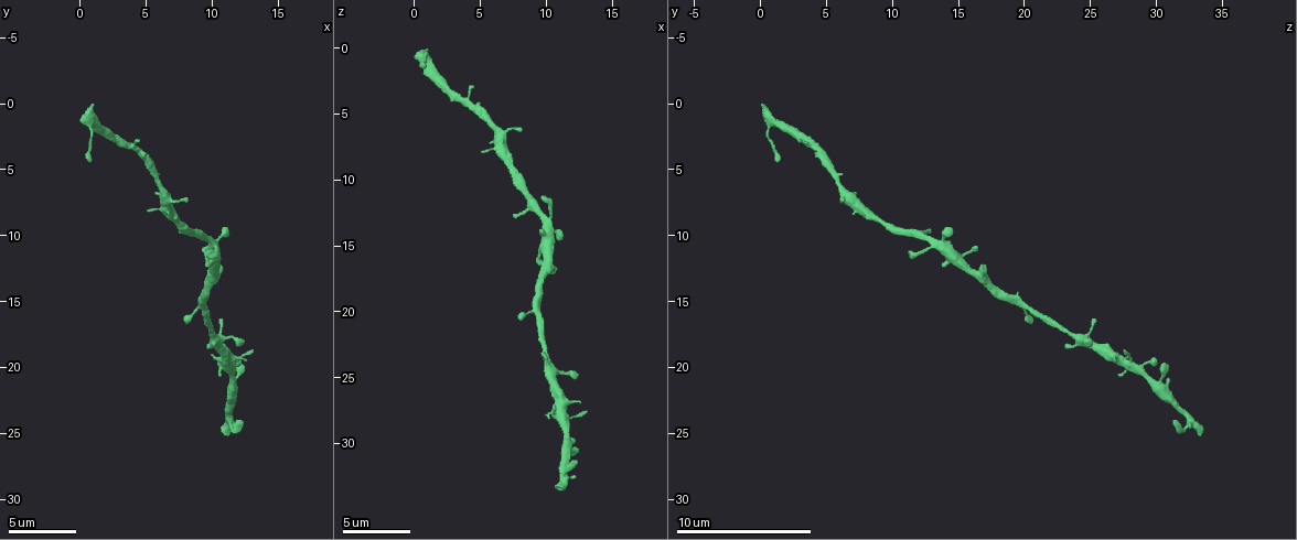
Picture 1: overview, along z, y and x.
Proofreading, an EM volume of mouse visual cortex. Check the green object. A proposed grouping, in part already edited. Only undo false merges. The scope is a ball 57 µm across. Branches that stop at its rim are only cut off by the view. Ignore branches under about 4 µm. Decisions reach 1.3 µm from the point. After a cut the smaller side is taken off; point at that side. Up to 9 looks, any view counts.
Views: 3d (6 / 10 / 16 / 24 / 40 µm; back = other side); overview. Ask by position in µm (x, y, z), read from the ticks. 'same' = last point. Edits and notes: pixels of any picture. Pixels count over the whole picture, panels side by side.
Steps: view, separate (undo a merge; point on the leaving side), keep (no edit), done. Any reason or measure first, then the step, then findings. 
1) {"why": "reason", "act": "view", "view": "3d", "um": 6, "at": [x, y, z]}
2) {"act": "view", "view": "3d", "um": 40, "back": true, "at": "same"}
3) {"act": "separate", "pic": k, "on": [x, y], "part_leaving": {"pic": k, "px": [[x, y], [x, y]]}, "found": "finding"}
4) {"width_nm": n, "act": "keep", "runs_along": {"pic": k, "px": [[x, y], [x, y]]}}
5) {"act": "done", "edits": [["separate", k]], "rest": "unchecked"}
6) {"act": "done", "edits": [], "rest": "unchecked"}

{"why": "a narrow waist", "act": "view", "view": "3d", "um": 6, "at": [11.4, 21.2, 29.4]}

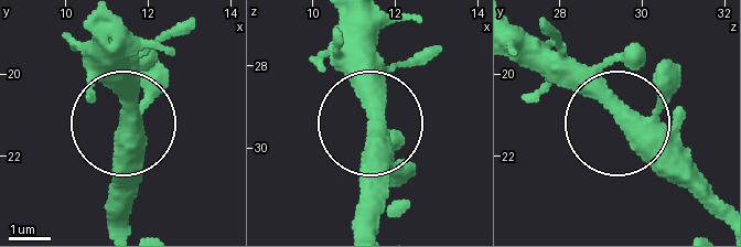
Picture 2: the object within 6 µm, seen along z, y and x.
{"act": "keep", "found": "one neuron here"}

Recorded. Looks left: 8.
{"why": "thick turns thin", "act": "view", "view": "3d", "um": 16, "at": [10.4, 17.6, 24.2]}

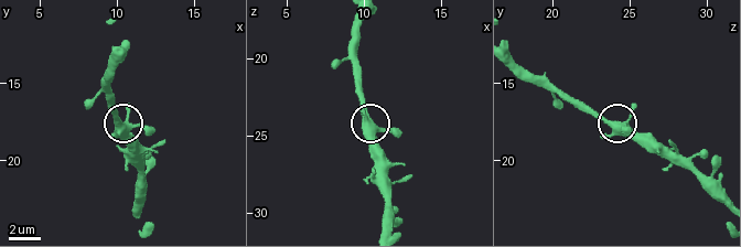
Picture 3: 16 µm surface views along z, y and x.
{"arms": 5, "act": "keep", "found": "continuous, no second neuron"}

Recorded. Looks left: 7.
{"why": "a narrow waist", "act": "view", "view": "3d", "um": 16, "at": [8.0, 9.4, 9.8]}

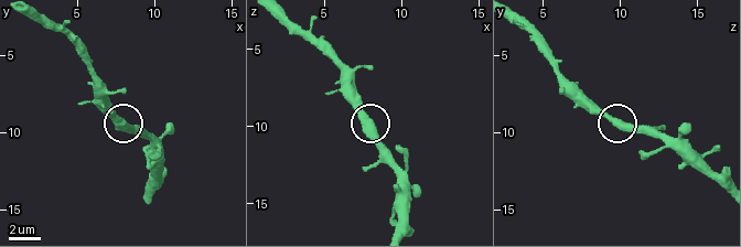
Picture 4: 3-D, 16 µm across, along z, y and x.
{"act": "keep", "found": "all the same neuron"}

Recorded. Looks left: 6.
{"why": "side arm on a straight run", "act": "view", "view": "3d", "um": 10, "at": [10.4, 12.0, 15.2]}

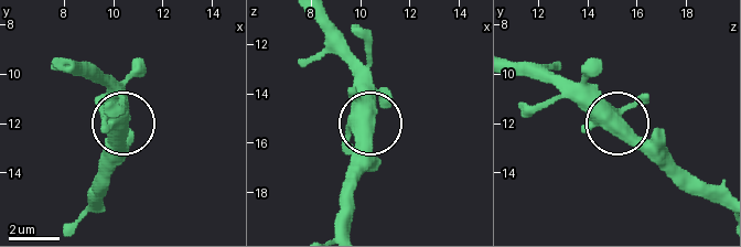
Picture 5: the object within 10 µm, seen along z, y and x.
{"width_nm": 450, "act": "keep", "found": "all the same neuron"}

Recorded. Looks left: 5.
{"act": "done", "edits": [], "rest": "unchecked"}

